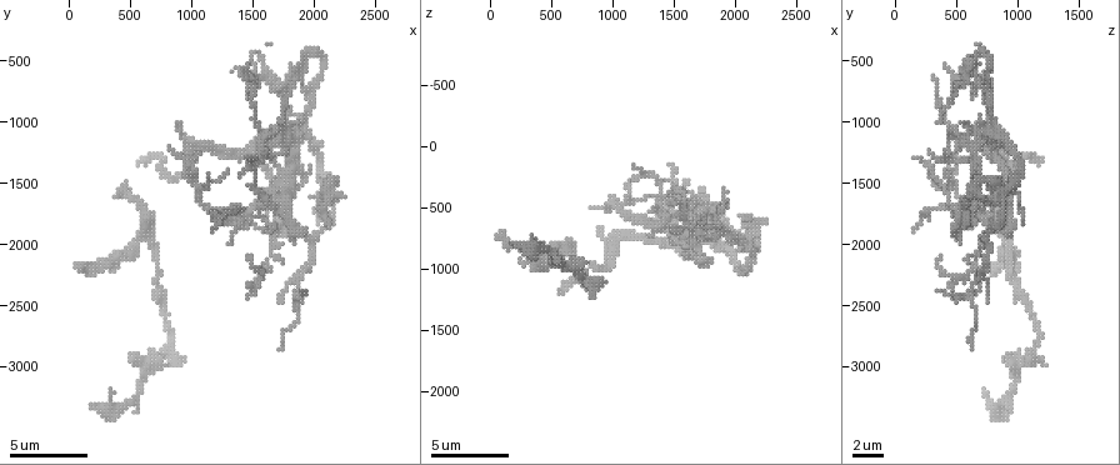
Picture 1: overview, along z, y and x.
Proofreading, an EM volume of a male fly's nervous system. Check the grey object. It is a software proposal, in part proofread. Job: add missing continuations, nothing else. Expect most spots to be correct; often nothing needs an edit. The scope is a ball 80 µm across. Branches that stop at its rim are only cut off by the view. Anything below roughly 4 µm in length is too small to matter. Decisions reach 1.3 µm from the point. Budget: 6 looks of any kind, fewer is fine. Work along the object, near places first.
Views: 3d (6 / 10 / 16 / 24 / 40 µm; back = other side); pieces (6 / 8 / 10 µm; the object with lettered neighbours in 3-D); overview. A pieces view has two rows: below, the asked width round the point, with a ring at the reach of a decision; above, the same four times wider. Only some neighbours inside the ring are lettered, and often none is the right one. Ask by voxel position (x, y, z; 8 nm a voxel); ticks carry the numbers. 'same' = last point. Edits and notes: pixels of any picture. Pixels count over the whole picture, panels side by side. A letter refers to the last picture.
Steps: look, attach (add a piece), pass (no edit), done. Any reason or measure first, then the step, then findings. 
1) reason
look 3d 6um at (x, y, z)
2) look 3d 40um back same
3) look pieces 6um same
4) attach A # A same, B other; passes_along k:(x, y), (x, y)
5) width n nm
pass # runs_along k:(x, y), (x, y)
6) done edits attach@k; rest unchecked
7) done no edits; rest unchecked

free end
look pieces 6um at (180, 3320, 820)

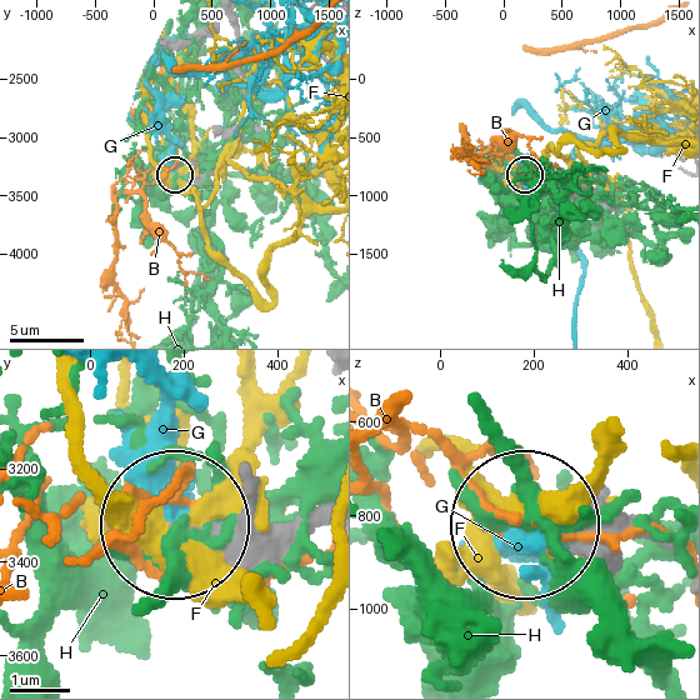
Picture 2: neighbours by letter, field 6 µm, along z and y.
width 270 nm
pass # B other, F other, G other, H other; runs_along 2:(323, 500), (278, 520), (179, 520); no lettered piece goes on from it

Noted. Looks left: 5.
thin end
look pieces 8um at (1820, 1980, 520)

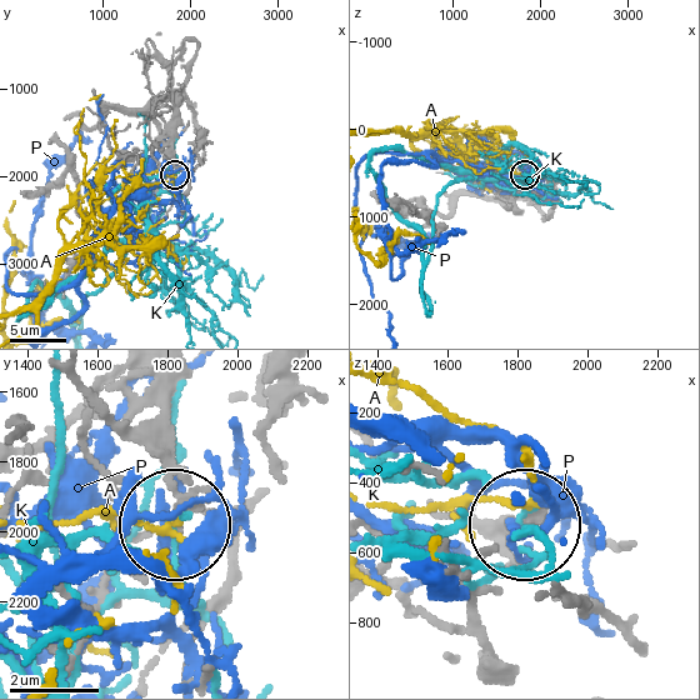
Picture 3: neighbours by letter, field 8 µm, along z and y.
width 190 nm
pass # A other, K other, P other; none of them fits

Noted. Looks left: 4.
branch stops here
look pieces 6um at (1480, 1280, 180)

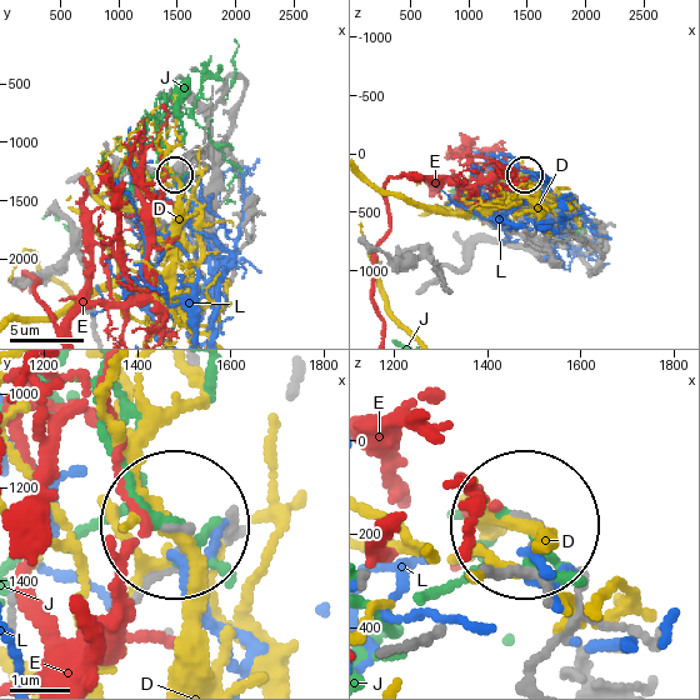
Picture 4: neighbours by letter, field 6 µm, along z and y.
pass # D other, E other, J other, L other; runs_along 4:(544, 600), (529, 530); none of them fits

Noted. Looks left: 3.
done no edits; rest unchecked

